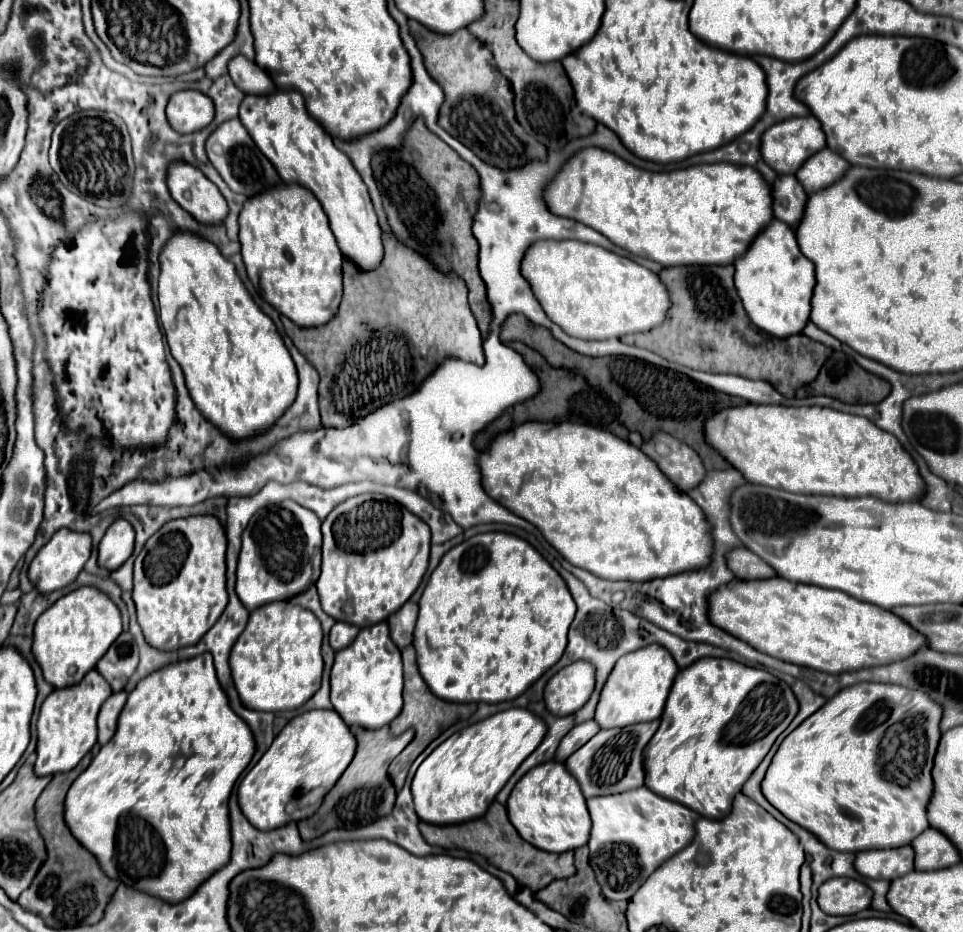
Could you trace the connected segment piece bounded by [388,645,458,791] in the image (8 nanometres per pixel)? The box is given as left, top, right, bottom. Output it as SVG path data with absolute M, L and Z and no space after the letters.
M408 645L408 647L402 649L402 659L404 659L404 707L402 707L400 717L396 717L396 721L392 721L392 725L390 725L390 735L396 737L396 735L404 733L406 729L414 729L416 735L414 735L414 739L410 741L410 745L390 763L388 775L390 775L390 779L392 779L394 787L396 787L396 791L402 789L404 779L406 779L408 769L410 769L410 765L414 763L414 759L432 743L432 739L438 737L438 733L440 733L440 729L442 729L442 725L444 725L444 713L446 713L448 709L450 709L450 713L456 713L456 711L458 711L458 705L454 705L454 703L444 703L444 701L438 699L434 693L430 693L430 689L426 687L424 679L422 679L420 673L418 673L416 651L414 651L412 645Z

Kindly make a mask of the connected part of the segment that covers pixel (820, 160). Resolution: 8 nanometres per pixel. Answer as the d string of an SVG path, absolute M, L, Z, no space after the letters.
M822 149L816 155L812 155L796 173L796 179L802 183L804 191L808 195L826 189L828 185L834 185L838 179L844 177L844 173L852 165L844 161L838 153L830 149Z

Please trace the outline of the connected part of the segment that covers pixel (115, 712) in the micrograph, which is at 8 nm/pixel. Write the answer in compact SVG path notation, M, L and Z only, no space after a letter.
M120 691L120 693L112 693L104 701L104 705L98 713L98 743L100 745L106 745L112 739L112 735L116 733L116 721L126 703L126 697L128 695L124 691Z

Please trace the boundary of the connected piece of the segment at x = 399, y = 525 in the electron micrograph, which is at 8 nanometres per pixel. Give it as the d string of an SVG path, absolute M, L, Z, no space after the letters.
M364 493L346 499L342 505L336 505L336 509L332 509L322 523L322 535L321 574L316 587L324 613L336 621L346 621L356 627L370 627L386 621L388 615L398 611L412 597L428 569L430 527L406 507L384 495Z

